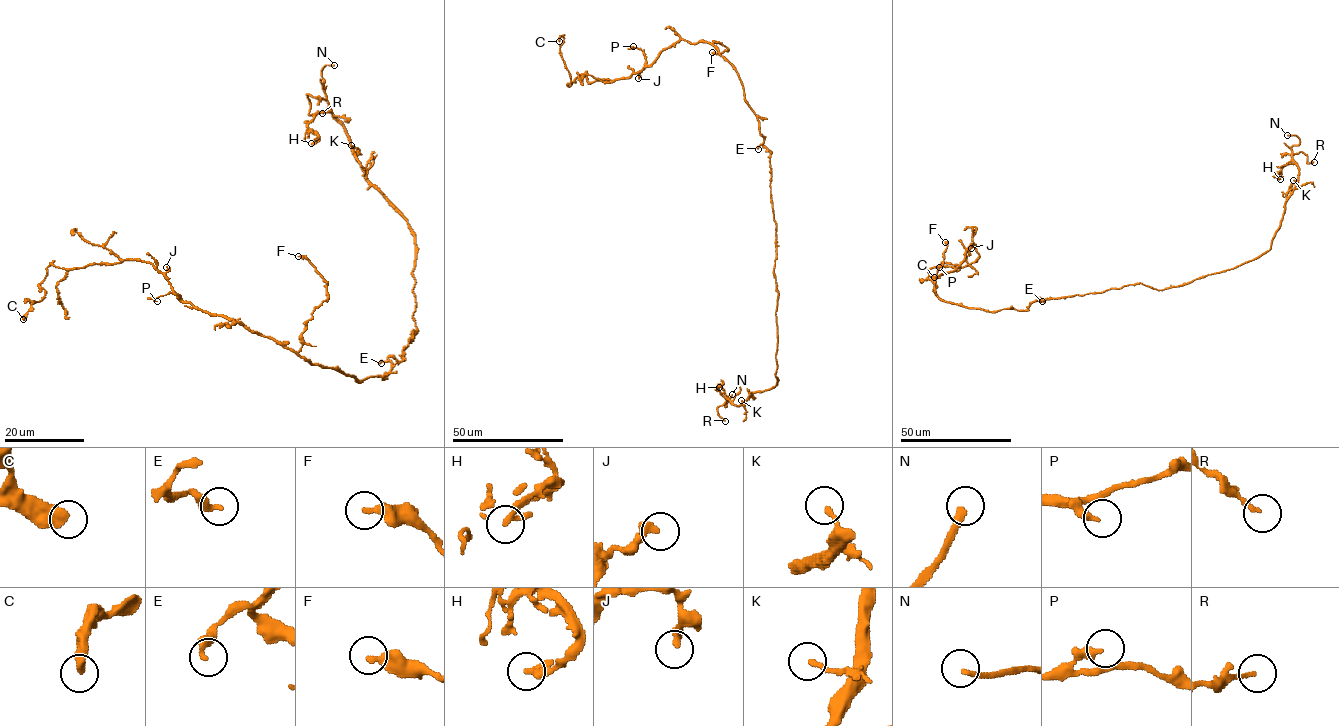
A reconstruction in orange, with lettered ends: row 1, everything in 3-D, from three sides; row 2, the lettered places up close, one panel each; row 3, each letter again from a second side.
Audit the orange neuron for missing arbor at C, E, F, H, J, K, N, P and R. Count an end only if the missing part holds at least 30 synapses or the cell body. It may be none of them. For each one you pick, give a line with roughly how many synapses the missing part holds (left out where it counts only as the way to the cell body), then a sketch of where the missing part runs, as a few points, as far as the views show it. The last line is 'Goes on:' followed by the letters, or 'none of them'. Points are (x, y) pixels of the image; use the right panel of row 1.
N: missing branch runs (1287, 135), (1265, 115), (1256, 96)
Goes on: N

